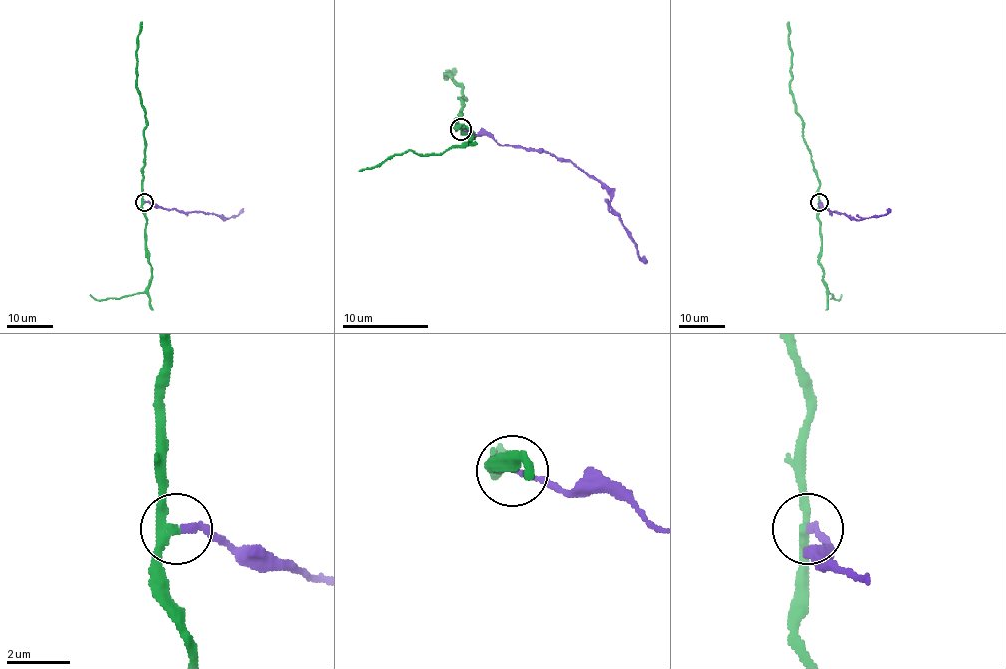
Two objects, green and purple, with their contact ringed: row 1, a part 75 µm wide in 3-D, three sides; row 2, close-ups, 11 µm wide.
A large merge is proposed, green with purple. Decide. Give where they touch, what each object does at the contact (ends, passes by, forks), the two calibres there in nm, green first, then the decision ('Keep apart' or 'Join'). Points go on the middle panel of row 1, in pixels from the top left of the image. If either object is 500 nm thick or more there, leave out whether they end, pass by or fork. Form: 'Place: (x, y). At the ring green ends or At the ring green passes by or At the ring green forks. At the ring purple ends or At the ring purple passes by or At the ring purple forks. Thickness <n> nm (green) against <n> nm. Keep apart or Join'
Place: (461, 129). At the ring green passes by. At the ring purple ends. Thickness 240 nm (green) against 200 nm. Keep apart

